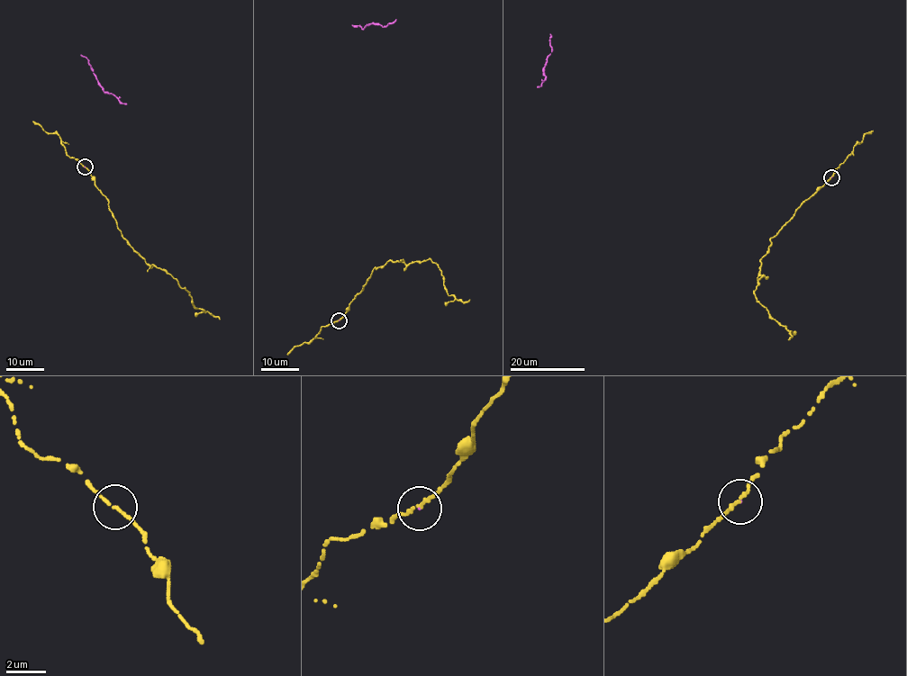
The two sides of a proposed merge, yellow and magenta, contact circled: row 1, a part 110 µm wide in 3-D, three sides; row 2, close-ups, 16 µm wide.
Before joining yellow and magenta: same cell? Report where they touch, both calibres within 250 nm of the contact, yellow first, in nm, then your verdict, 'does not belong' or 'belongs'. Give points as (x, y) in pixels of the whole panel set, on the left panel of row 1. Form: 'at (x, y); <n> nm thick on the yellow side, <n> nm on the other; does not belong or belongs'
at (85, 166); 190 nm thick on the yellow side, 50 nm on the other; belongs

